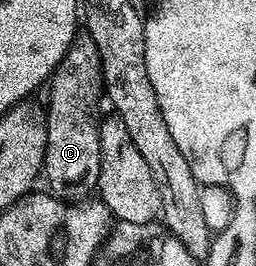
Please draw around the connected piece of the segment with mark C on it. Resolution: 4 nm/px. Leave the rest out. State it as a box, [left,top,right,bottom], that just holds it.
[43,34,103,202]

